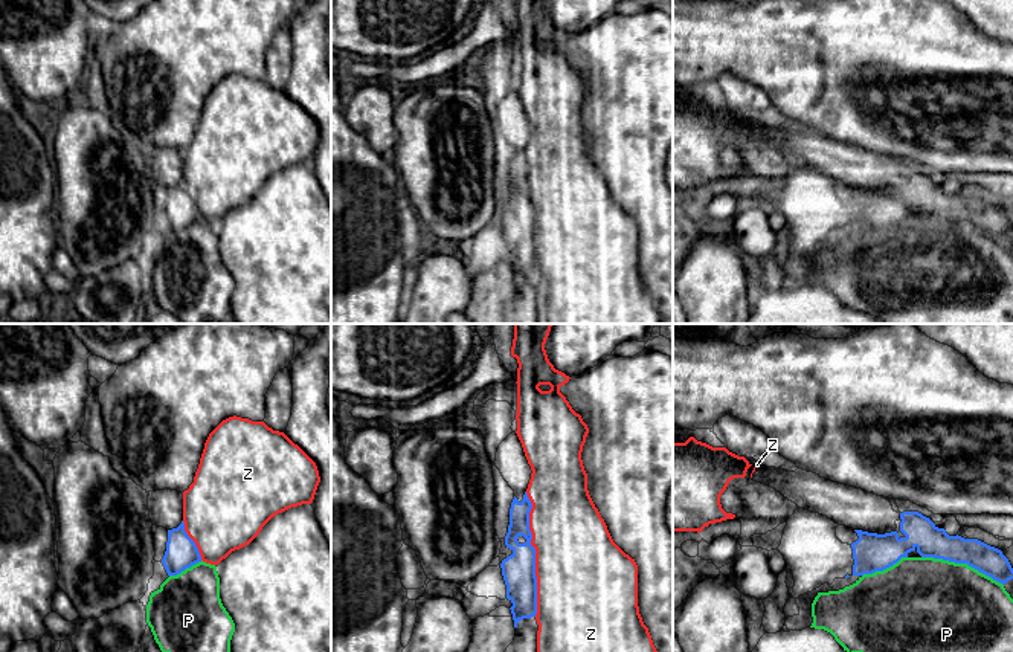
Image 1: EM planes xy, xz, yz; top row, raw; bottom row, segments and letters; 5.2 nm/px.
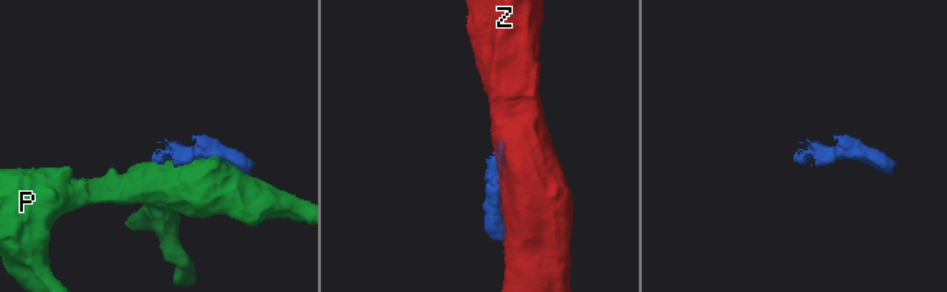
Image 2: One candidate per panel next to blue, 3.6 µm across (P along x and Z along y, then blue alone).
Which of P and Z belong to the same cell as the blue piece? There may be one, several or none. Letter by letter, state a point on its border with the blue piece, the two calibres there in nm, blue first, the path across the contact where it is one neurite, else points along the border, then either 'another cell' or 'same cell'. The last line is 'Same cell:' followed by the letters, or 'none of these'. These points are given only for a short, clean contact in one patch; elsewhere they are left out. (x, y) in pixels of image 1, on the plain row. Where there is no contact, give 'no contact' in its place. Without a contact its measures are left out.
P: meets blue in yz at (963, 220); 160 nm thick on the blue side, 480 nm on the other; another cell
Z: meets blue in xz at (534, 213); 180 nm thick on the blue side, 460 nm on the other; another cell
Same cell: none of these

